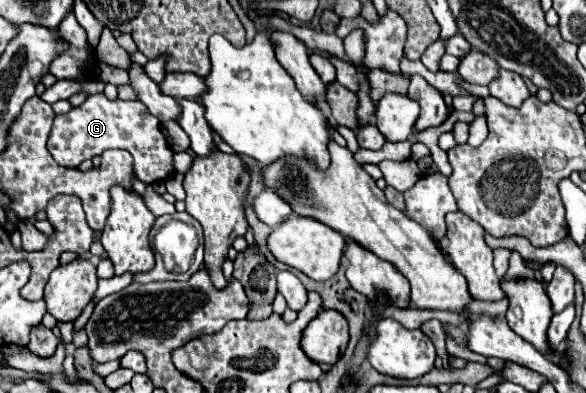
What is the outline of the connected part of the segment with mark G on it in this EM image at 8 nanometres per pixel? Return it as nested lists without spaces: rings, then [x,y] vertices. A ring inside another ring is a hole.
[[[87,98],[85,108],[71,108],[67,114],[55,116],[47,148],[57,164],[77,168],[83,160],[91,160],[107,148],[125,148],[133,156],[133,170],[139,180],[153,184],[163,182],[173,172],[173,150],[163,136],[161,122],[147,112],[139,100]]]

